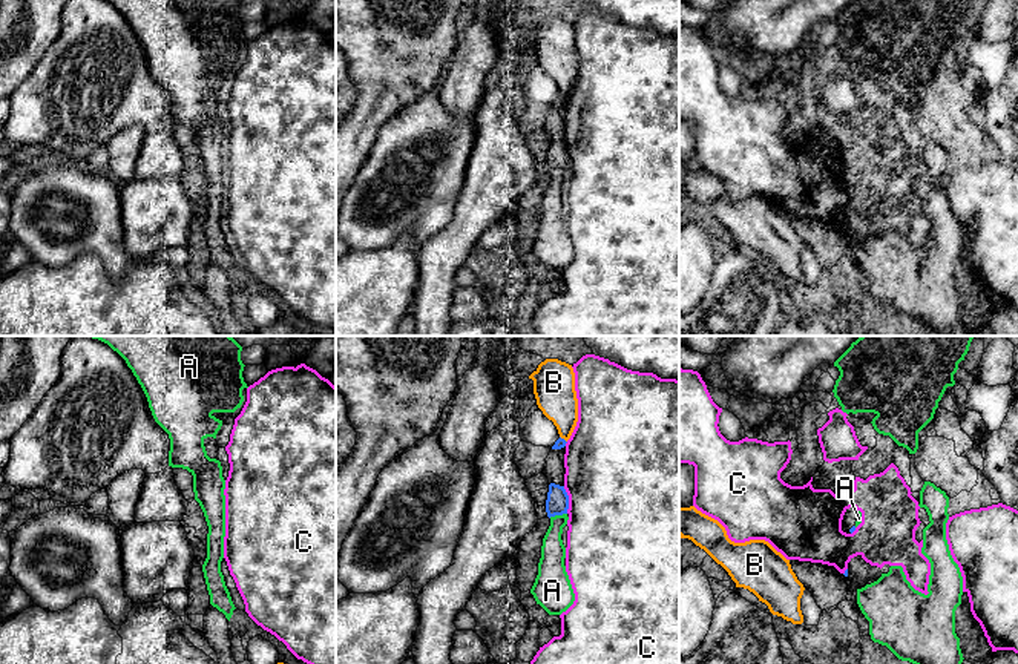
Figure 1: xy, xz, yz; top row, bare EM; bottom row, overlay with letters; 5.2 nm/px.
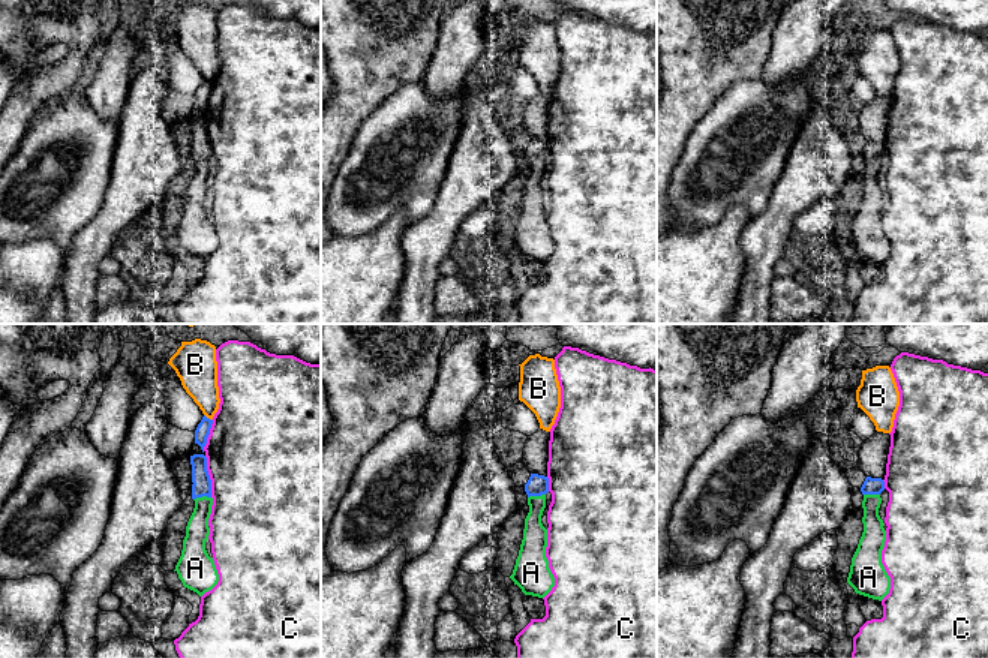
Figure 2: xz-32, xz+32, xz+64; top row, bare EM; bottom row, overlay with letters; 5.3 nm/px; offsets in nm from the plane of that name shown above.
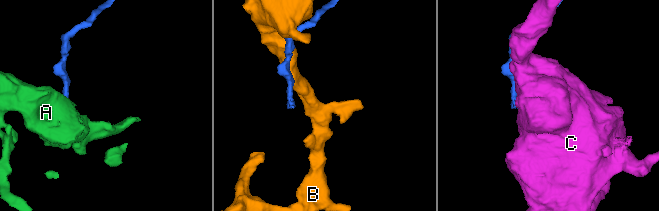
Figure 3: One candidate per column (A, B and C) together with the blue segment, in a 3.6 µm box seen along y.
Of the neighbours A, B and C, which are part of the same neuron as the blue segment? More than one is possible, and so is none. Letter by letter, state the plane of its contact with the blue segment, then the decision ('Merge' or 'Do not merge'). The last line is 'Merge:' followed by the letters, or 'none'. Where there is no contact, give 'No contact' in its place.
A: Touches blue in xz. Merge
B: Touches blue in xz. Do not merge
C: Touches blue in xz. Do not merge
Merge: A

